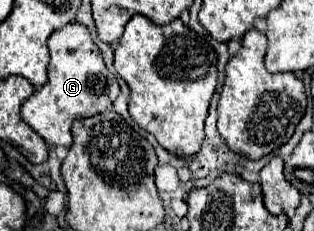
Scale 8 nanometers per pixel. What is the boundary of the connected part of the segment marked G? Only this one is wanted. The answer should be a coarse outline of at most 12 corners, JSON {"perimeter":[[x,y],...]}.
{"perimeter":[[84,24],[48,38],[48,82],[22,120],[70,148],[72,122],[108,110],[116,76]]}

